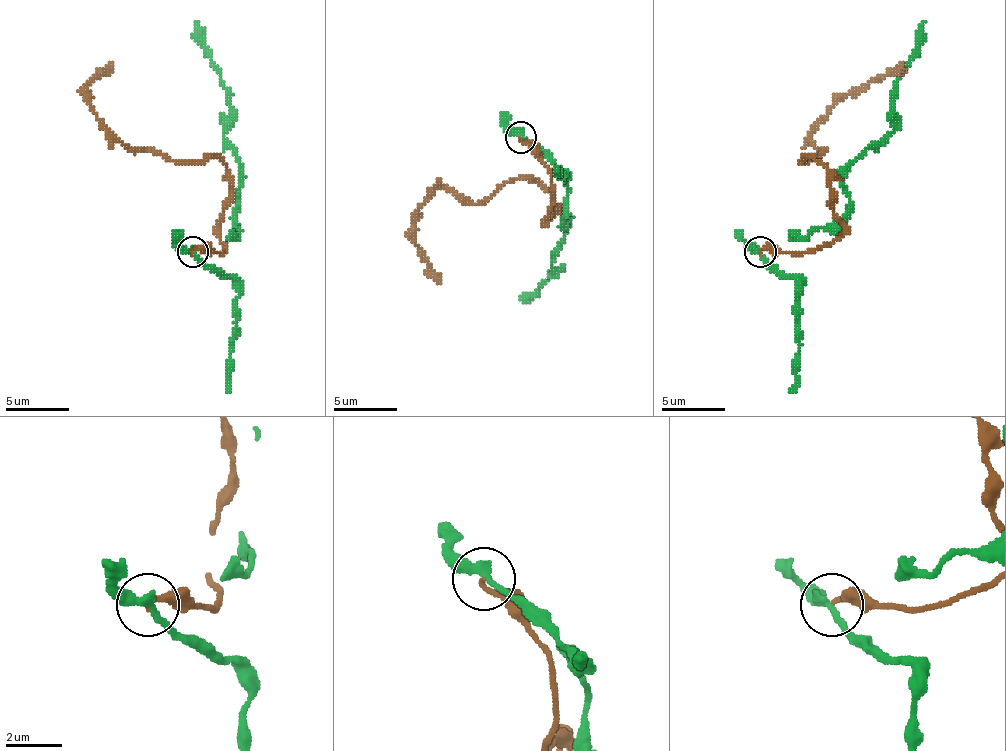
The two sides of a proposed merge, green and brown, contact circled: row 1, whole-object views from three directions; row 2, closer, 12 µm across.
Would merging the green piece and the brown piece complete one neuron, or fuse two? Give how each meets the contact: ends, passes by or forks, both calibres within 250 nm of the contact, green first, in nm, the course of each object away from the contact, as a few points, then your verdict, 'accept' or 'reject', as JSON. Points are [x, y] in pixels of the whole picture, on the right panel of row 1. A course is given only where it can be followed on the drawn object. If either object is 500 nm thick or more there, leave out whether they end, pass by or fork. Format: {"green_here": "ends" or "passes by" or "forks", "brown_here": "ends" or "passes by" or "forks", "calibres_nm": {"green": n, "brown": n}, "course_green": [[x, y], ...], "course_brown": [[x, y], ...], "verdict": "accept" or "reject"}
{"green_here": "passes by", "brown_here": "ends", "calibres_nm": {"green": 320, "brown": 200}, "course_green": [[761, 252], [776, 265], [789, 240], [830, 227], [846, 211], [843, 173], [894, 129], [894, 91], [922, 21]], "course_brown": [[761, 252], [827, 246], [843, 230], [830, 173], [802, 161], [827, 151], [811, 129], [849, 94], [906, 69]], "verdict": "reject"}

